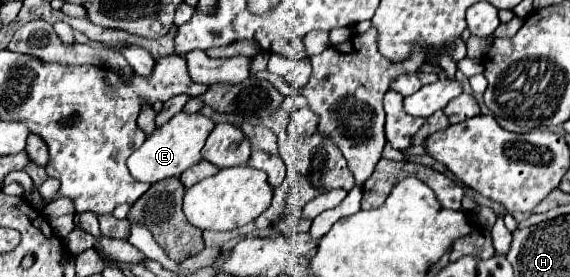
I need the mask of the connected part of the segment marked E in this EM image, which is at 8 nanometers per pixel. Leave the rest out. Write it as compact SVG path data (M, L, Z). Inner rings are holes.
M183 111L177 113L171 121L167 121L153 135L149 135L145 143L127 159L129 173L137 181L145 181L145 183L157 183L161 179L181 175L185 169L201 161L201 149L213 127L215 123L201 113L191 113L191 115Z

